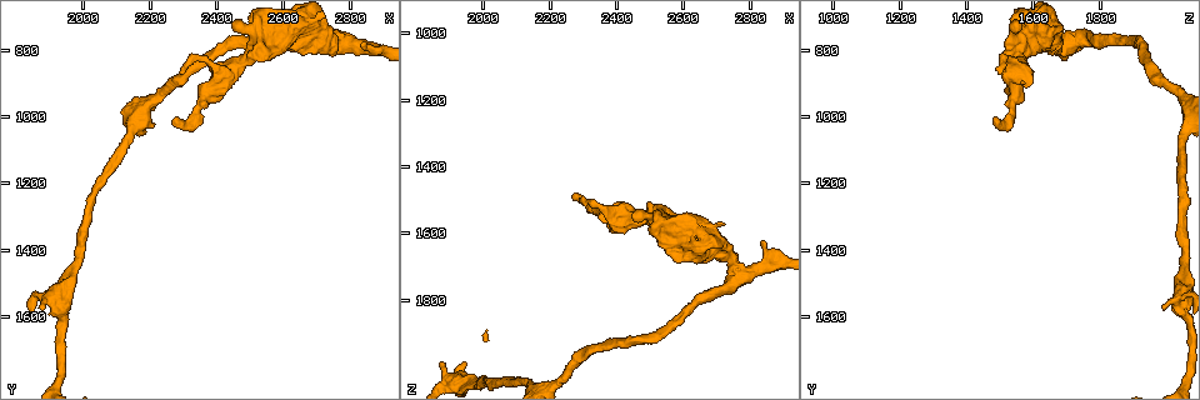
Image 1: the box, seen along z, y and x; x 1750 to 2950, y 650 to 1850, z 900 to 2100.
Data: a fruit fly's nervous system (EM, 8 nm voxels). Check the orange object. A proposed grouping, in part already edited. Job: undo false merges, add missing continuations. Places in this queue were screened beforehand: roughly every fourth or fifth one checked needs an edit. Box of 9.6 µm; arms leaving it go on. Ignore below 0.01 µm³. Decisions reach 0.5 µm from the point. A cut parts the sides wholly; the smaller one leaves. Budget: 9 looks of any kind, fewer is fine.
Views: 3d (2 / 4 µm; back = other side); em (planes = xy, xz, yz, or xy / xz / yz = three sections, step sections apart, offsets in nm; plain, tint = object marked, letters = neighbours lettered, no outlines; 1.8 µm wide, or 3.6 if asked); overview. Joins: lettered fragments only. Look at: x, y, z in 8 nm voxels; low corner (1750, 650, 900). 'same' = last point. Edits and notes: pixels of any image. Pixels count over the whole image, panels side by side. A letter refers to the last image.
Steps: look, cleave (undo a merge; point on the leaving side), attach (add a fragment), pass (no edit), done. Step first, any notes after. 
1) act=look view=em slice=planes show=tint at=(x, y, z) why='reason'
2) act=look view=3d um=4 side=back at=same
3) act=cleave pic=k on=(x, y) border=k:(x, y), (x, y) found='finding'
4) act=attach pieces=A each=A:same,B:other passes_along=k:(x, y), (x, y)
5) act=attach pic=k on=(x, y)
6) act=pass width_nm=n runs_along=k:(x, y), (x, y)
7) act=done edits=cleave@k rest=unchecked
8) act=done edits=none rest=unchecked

act=look view=em slice=planes show=tint at=(2770, 780, 1710)

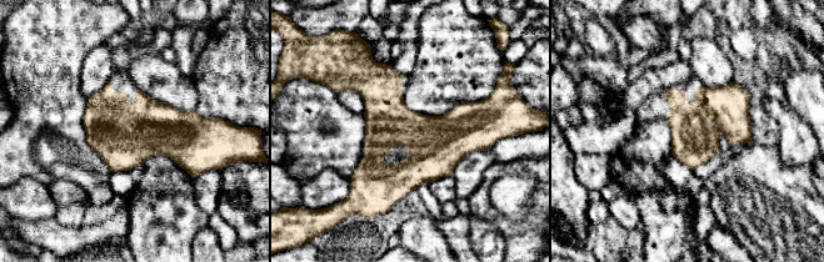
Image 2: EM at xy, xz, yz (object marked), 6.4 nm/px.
act=look view=em slice=planes show=letters at=same

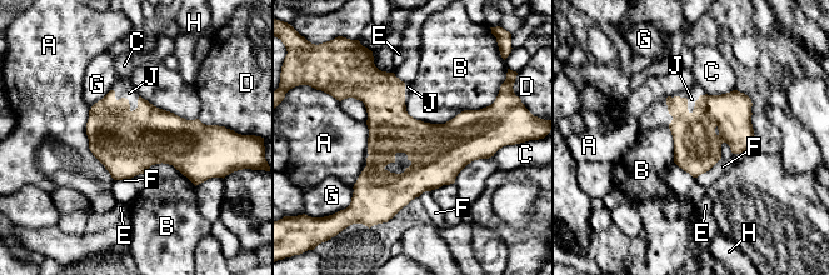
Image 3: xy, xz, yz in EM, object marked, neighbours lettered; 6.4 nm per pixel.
act=attach pic=3 on=(693, 94) each=A:other,B:other,C:other,D:other,E:other,F:other,G:other,H:other,J:same passes_along=3:(697, 145), (687, 108), (693, 94) found='it goes on there'

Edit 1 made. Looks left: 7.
act=look view=overview why='see it whole again'

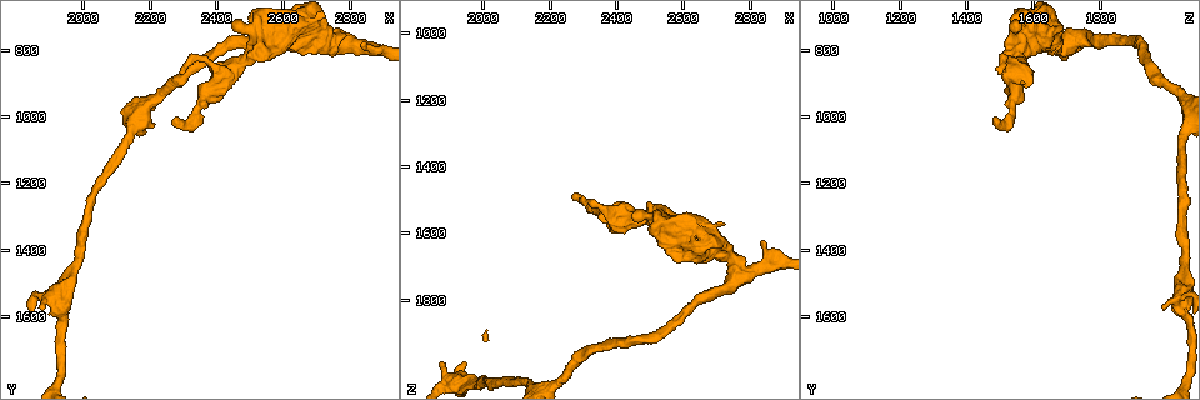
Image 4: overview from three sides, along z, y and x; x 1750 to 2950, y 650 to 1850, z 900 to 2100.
act=look view=em slice=xy step=4 show=plain at=(2280, 1010, 1480) why='an open end'

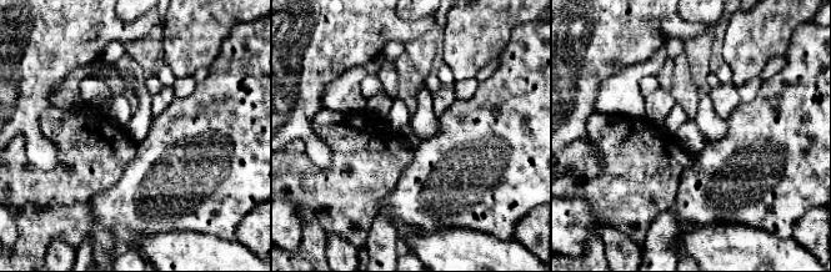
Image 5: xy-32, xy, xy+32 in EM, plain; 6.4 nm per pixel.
act=look view=em slice=xy step=4 show=letters at=same

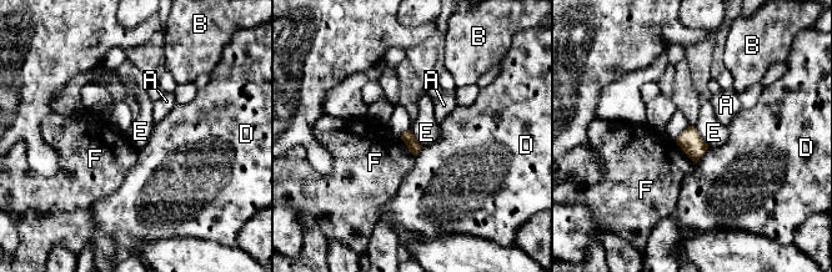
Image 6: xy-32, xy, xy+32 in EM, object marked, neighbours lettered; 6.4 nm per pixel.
act=pass longest_contact=F:200nm each=A:other,B:other,D:other,E:other,F:other border=6:(692, 126), (708, 146) found='none of them fits'

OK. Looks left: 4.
act=look view=em slice=planes show=letters at=(1930, 1530, 2040) why='three arms meet'

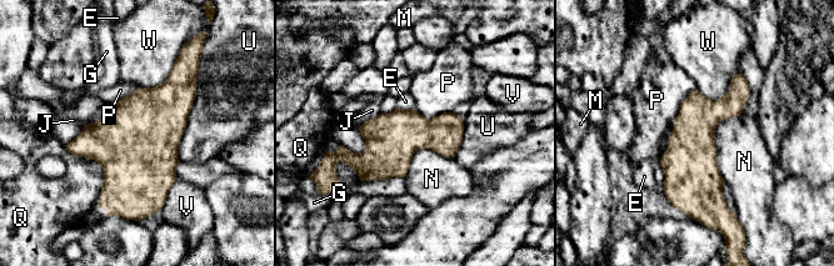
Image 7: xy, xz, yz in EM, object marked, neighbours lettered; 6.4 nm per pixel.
act=pass longest_contact=U:600nm each=E:other,G:other,J:other,M:other,N:other,P:other,Q:other,U:other,V:other,W:other border=7:(695, 89), (682, 103), (668, 141) found='all the same cell'

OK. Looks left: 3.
act=done edits=attach@3 rest=unchecked

